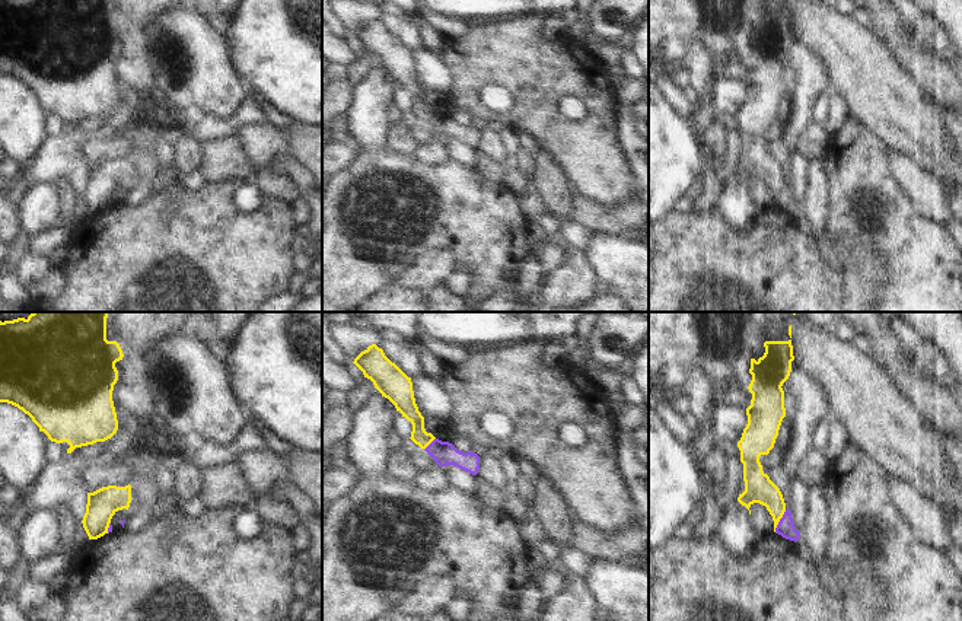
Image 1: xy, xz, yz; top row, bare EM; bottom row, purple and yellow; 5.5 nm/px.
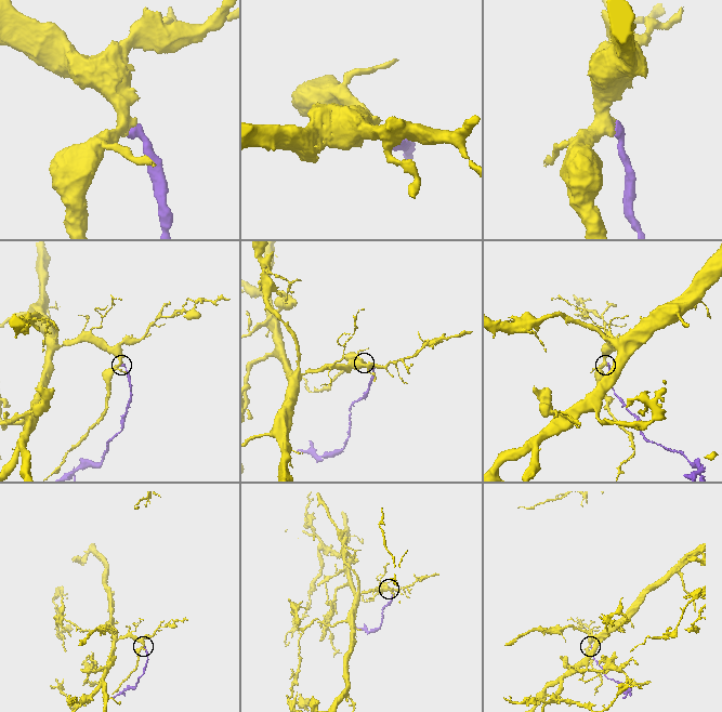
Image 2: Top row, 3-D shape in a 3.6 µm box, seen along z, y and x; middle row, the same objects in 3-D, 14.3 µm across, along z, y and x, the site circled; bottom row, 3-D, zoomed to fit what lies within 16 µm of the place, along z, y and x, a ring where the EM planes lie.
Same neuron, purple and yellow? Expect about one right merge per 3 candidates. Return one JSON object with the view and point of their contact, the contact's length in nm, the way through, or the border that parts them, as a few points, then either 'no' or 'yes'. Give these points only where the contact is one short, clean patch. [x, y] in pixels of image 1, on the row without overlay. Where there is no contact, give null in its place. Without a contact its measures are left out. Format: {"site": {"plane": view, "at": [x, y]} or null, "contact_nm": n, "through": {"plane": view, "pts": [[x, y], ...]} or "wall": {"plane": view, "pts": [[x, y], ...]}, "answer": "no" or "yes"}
{"site": {"plane": "yz", "at": [780, 194]}, "contact_nm": 140, "wall": {"plane": "yz", "pts": [[786, 184], [774, 204]]}, "answer": "no"}

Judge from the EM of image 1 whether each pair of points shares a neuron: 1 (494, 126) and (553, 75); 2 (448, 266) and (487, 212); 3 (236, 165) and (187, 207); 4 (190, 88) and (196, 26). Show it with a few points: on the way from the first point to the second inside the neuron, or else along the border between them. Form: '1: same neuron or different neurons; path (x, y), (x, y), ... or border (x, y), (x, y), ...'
1: different neurons; border (493, 117), (505, 126)
2: different neurons; border (420, 255), (445, 248), (456, 268)
3: different neurons; border (207, 181), (238, 178), (244, 182)
4: same neuron; path (191, 73), (193, 41)

